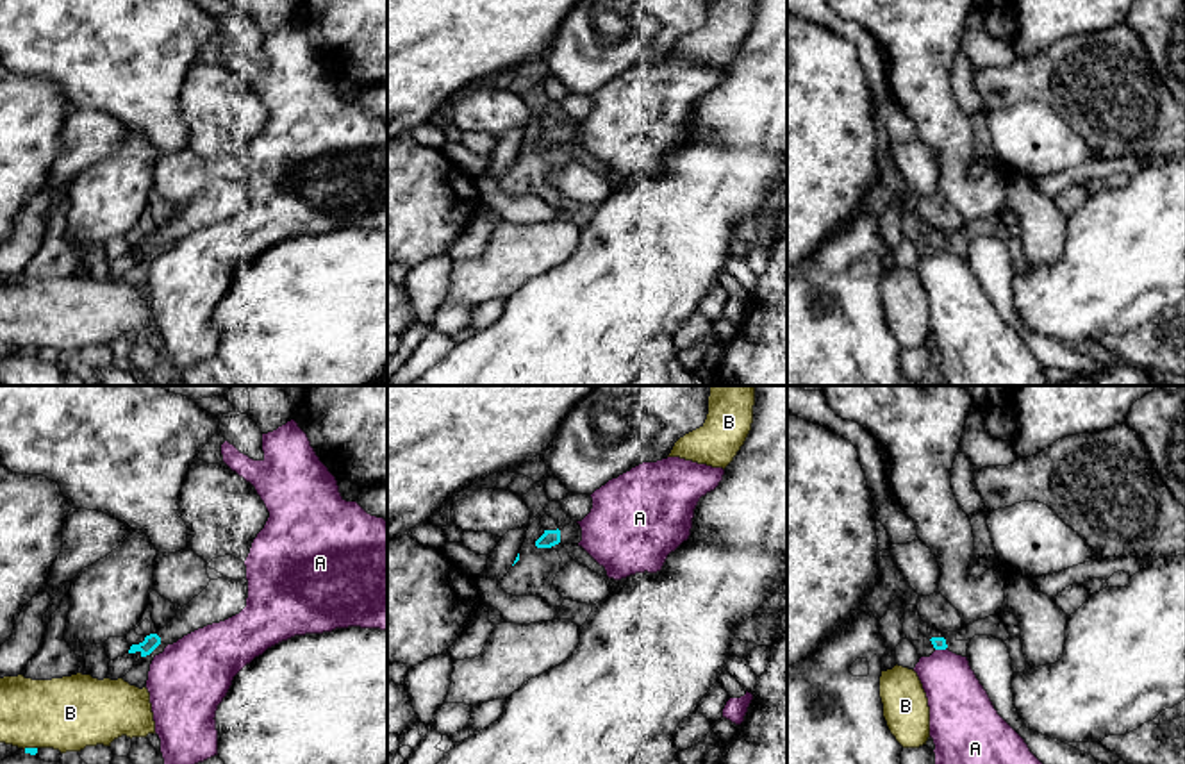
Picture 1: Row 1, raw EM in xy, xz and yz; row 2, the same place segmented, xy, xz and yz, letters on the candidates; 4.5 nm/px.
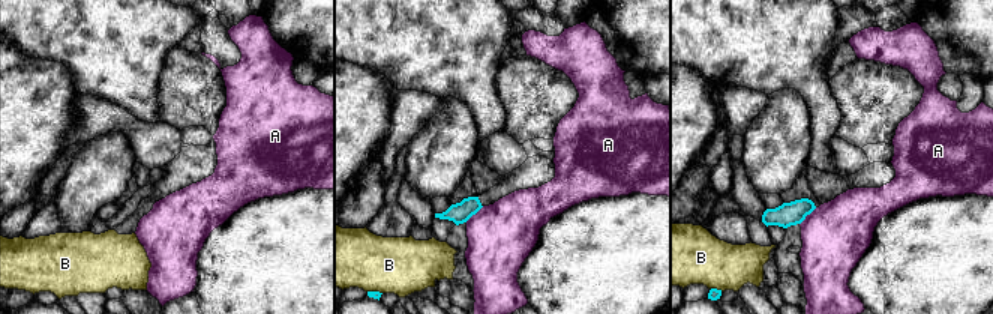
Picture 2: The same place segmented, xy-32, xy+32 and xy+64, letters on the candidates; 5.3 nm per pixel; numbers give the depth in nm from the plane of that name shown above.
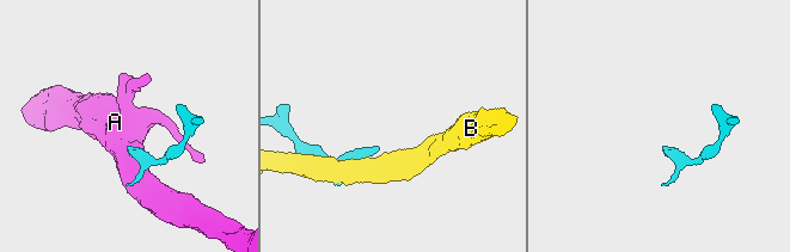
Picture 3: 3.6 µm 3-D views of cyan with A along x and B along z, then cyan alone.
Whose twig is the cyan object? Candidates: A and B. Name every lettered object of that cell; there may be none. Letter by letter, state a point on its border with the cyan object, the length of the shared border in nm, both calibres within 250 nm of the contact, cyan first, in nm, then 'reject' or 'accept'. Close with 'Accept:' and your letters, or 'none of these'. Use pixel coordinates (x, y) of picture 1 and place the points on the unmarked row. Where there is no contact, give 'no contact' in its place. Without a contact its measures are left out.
A: yz (941, 249) | 60 nm | 60/260 nm | reject
B: xy (29, 348) | 60 nm | 30/320 nm | reject
Accept: none of these

